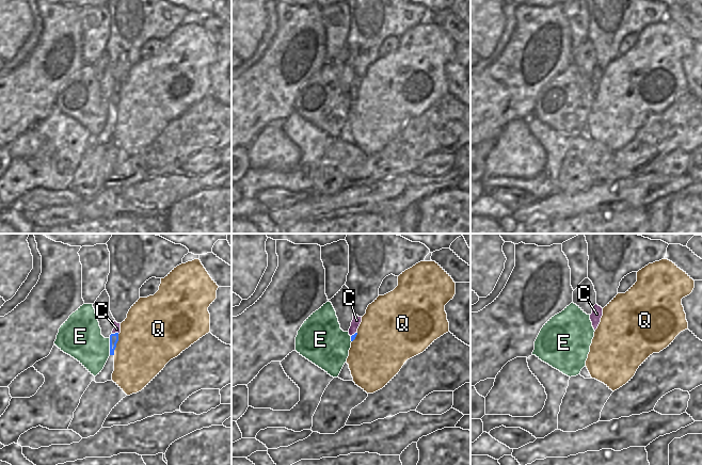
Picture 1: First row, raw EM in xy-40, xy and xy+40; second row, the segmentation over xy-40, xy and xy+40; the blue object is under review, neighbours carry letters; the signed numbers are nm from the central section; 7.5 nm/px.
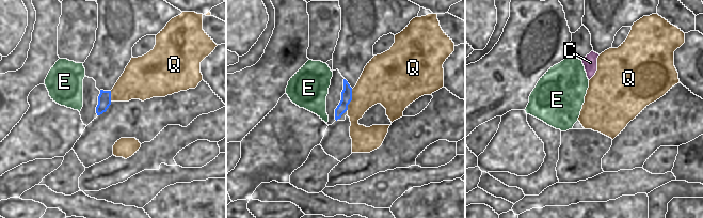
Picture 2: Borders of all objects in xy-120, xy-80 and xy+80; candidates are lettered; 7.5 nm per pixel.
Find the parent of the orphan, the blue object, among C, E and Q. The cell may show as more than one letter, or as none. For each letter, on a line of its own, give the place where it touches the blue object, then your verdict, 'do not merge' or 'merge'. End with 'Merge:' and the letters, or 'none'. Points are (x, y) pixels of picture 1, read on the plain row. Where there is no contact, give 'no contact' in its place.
C: meets blue in xy-40 at (115, 94); merge
E: meets blue in xy-40 at (110, 108); do not merge
Q: meets blue in xy-40 at (115, 106); do not merge
Merge: C

